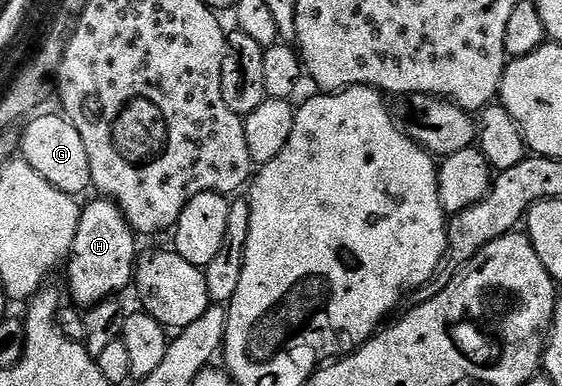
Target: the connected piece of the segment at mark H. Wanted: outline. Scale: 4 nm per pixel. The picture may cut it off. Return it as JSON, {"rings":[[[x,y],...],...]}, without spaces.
{"rings":[[[94,197],[78,213],[76,237],[65,264],[66,281],[70,285],[73,306],[79,309],[95,307],[106,299],[121,296],[121,291],[134,282],[140,258],[139,236],[128,225],[124,213],[110,199]]]}

